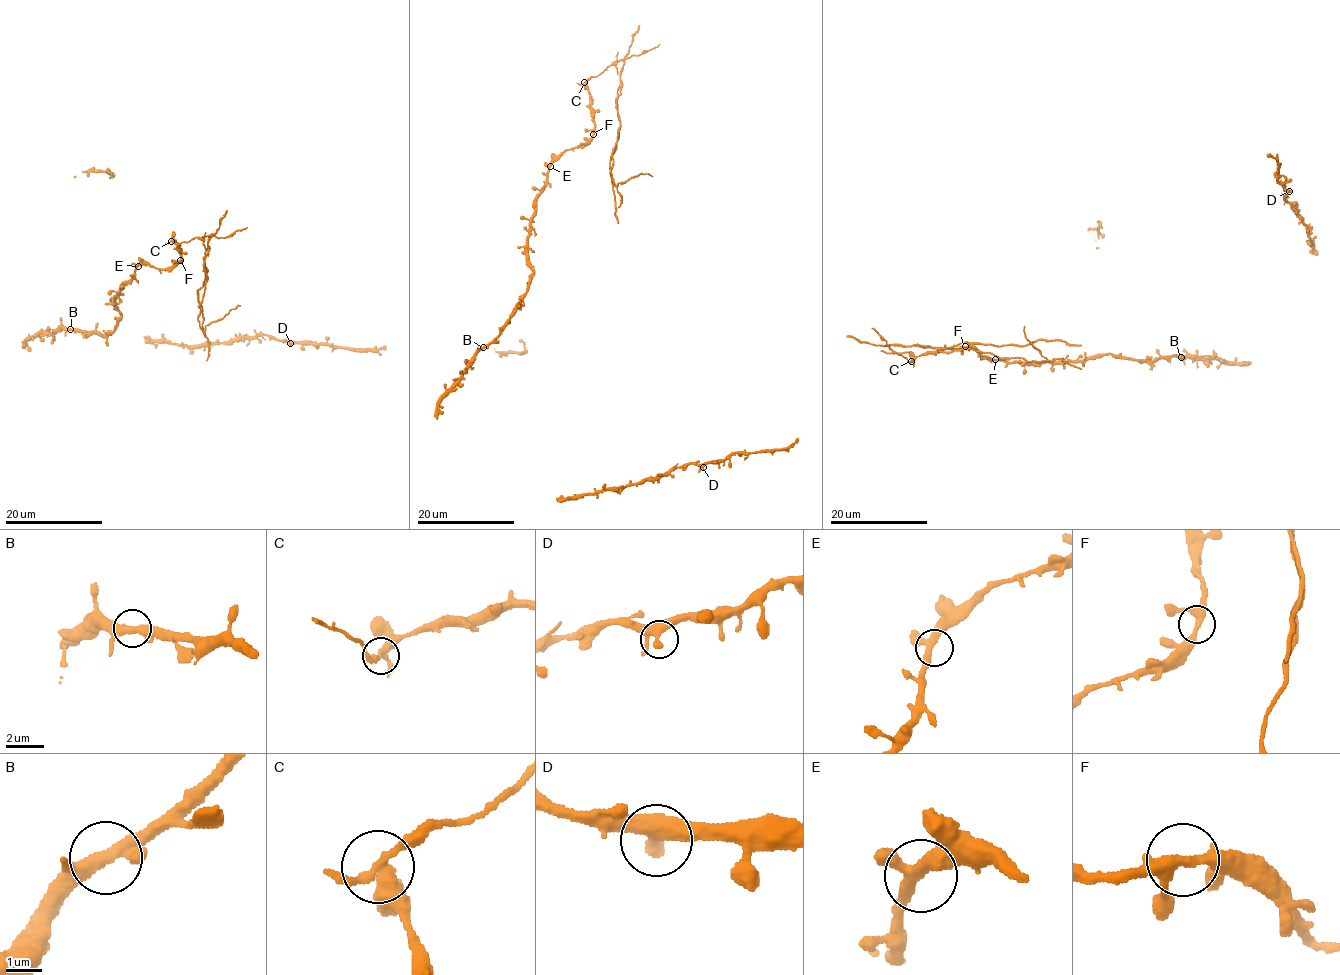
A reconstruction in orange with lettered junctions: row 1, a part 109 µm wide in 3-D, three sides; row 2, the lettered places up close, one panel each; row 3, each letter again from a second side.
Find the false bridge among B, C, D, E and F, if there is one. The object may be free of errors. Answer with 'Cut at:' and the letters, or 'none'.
Cut at: C

